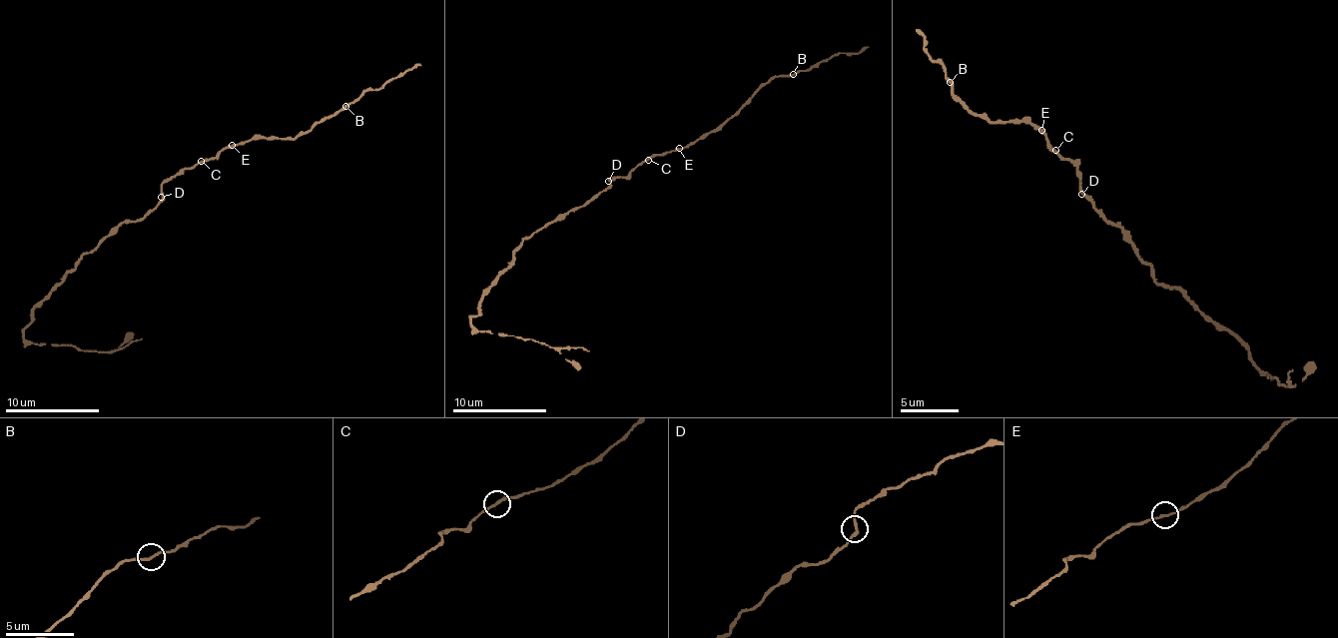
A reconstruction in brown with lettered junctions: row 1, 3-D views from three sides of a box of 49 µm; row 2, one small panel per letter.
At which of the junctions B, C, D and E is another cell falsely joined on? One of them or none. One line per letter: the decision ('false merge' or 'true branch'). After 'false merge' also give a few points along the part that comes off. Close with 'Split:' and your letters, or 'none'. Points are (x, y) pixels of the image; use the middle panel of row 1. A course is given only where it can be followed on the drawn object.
B: false merge | (792, 75), (837, 53), (856, 53), (868, 46)
C: true branch
D: true branch
E: true branch
Split: B

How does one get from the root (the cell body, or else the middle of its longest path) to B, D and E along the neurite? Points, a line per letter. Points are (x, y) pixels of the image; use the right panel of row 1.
B: (1096, 209), (1081, 191), (1075, 168), (1049, 147), (1034, 124), (986, 121), (954, 95), (951, 83)
D: (1096, 209), (1081, 194)
E: (1096, 209), (1081, 191), (1081, 179), (1075, 173), (1075, 168), (1049, 147), (1049, 141), (1040, 130)

